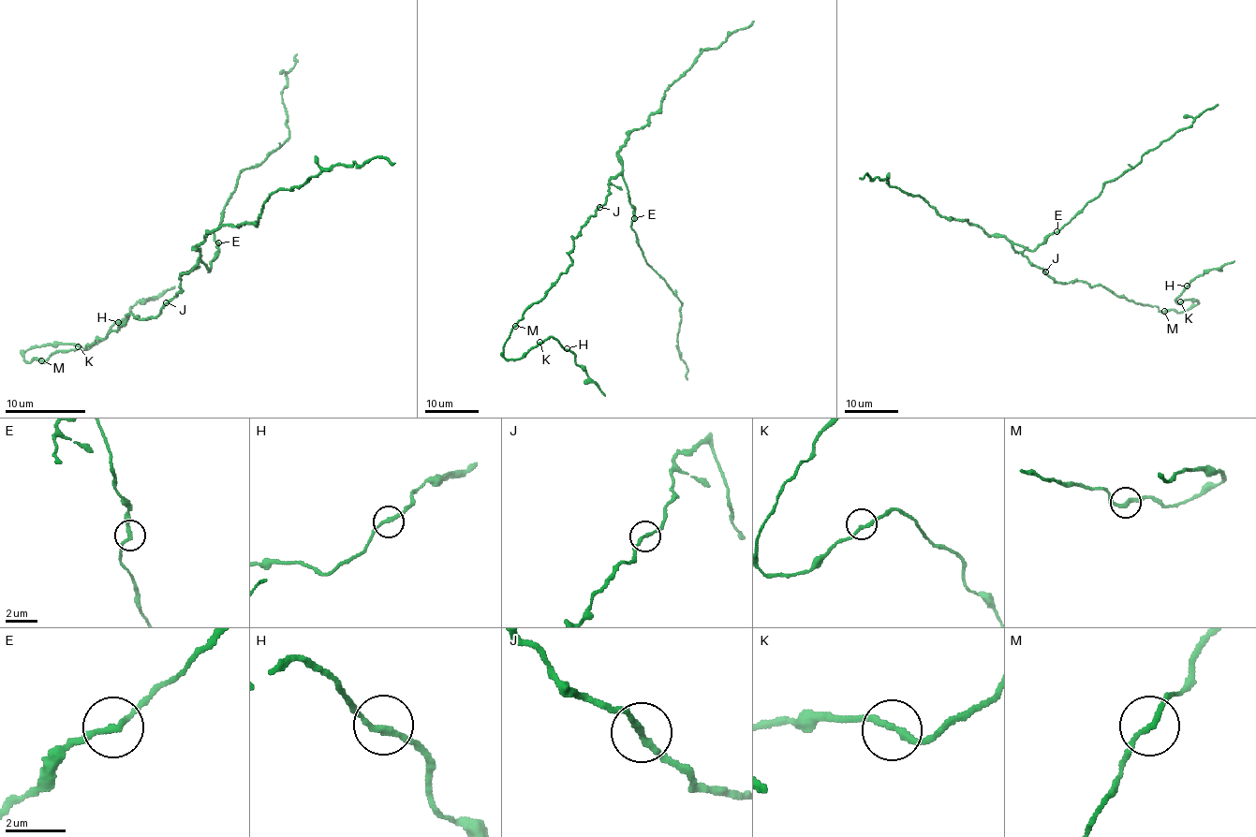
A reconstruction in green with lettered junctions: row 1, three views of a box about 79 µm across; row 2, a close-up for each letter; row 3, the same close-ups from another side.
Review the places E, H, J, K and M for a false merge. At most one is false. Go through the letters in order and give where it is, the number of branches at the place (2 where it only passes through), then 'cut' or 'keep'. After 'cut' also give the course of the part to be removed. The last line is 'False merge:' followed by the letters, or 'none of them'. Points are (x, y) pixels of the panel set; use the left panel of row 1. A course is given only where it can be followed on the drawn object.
E: at (218, 242); 2 branches meet; keep
H: at (118, 322); 2 branches meet; keep
J: at (166, 302); 2 branches meet; keep
K: at (78, 346); 2 branches meet; keep
M: at (41, 360); 2 branches meet; keep
False merge: none of them

